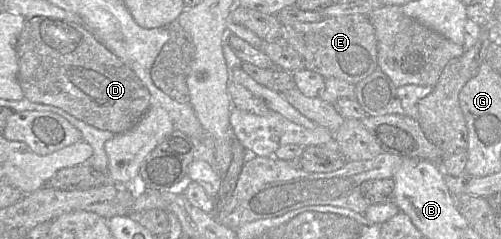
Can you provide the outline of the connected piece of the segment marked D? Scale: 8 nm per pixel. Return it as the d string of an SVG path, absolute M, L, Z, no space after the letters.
M44 16L25 21L16 43L17 79L24 97L58 107L115 135L132 129L150 107L150 92L136 74L83 26Z

